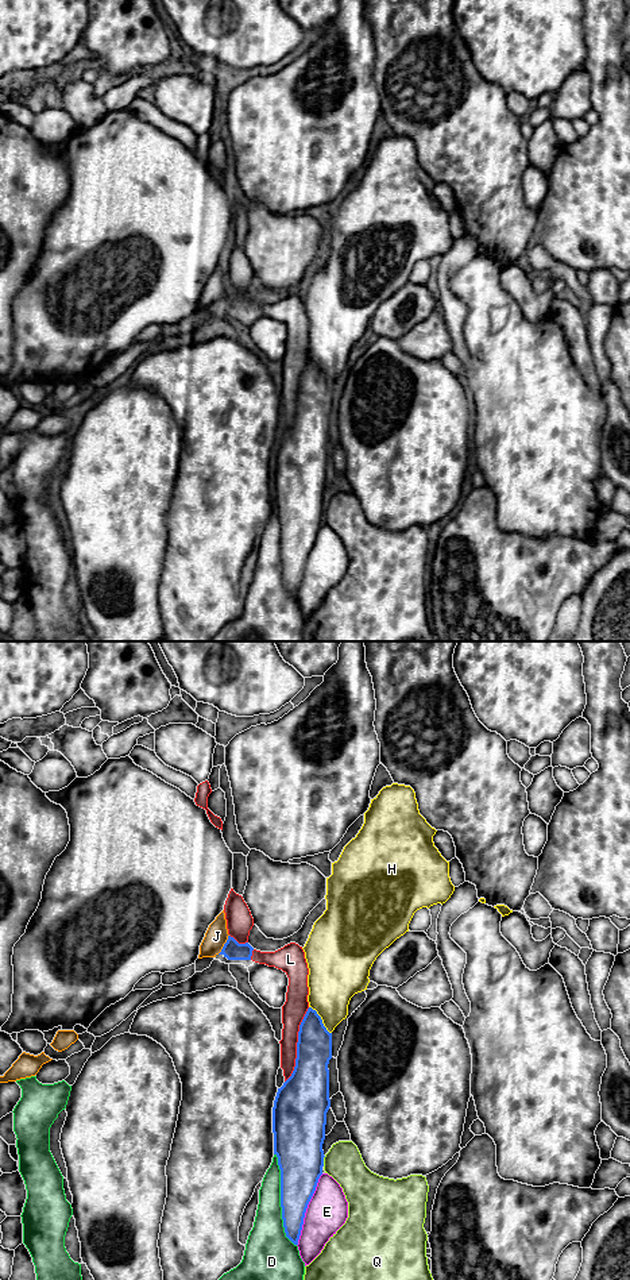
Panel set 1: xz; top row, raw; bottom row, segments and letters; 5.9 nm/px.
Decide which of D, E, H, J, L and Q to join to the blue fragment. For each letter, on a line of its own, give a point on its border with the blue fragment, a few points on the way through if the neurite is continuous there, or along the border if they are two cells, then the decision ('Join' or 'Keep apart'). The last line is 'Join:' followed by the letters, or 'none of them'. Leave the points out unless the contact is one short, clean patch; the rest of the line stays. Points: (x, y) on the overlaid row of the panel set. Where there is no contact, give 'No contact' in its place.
D: Touches blue at xz (281, 1199). Keep apart
E: Touches blue at xz (305, 1210). Keep apart
H: Touches blue at xz (321, 1020). Keep apart
J: Touches blue at xz (224, 944). Path across: xz (232, 949), (224, 944), (216, 936). Join
L: Touches blue at xz (297, 1045). Keep apart
Q: Touches blue at xz (323, 1161). Keep apart
Join: J

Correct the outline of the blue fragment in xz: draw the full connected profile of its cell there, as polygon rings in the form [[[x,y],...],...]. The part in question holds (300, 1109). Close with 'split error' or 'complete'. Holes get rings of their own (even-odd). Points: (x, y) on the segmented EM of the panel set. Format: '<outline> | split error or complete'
[[[309,1007],[299,1025],[294,1071],[278,1088],[273,1107],[282,1219],[286,1237],[294,1245],[298,1245],[308,1204],[322,1175],[331,1059],[332,1033]]] | complete

